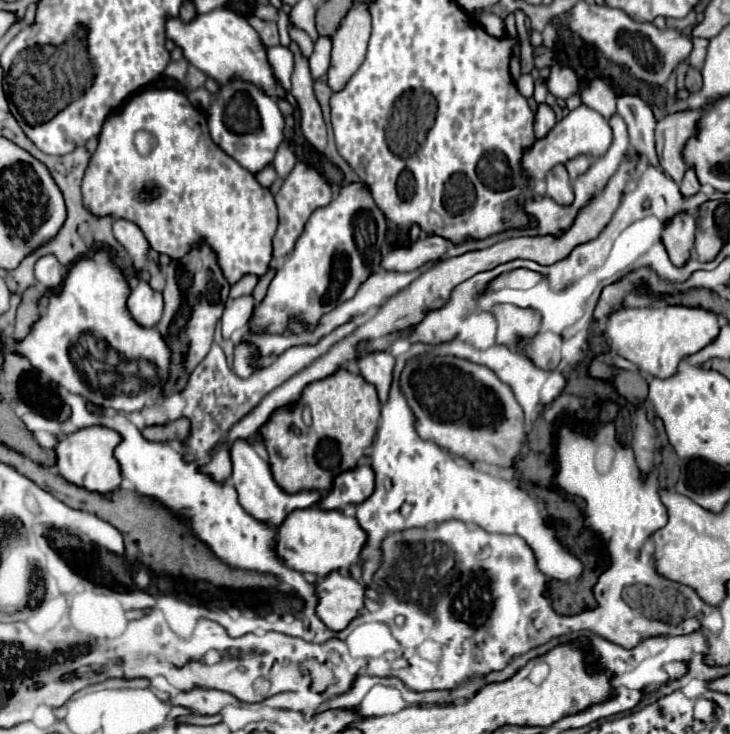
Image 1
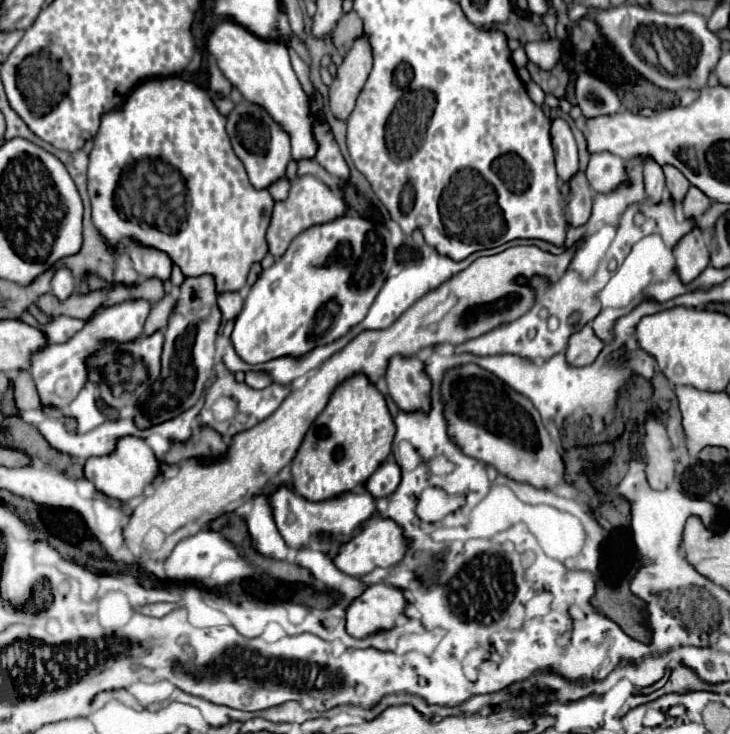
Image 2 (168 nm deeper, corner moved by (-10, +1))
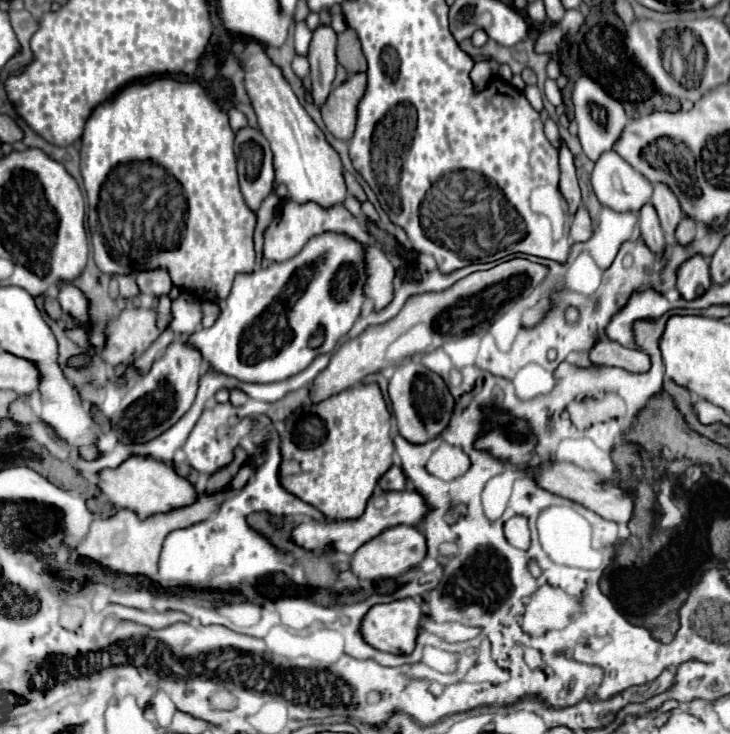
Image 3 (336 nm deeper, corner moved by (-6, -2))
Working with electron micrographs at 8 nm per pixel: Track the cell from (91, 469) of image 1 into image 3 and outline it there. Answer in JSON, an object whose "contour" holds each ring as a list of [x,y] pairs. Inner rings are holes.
{"contour":[[[130,456],[118,468],[104,468],[98,472],[98,488],[118,508],[130,508],[140,518],[168,512],[172,508],[188,506],[196,500],[196,488],[182,476],[178,476],[168,464],[156,462],[156,458]]]}

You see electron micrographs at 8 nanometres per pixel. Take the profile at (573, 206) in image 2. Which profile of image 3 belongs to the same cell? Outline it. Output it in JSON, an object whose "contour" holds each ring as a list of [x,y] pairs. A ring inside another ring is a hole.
{"contour":[[[580,206],[580,210],[576,210],[572,226],[570,226],[570,238],[572,242],[584,242],[592,236],[592,220],[590,214],[584,206]]]}

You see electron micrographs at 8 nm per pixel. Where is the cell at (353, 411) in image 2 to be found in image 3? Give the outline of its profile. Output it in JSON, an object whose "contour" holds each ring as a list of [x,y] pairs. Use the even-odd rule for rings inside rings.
{"contour":[[[358,384],[336,396],[330,396],[328,400],[322,400],[320,404],[306,406],[300,414],[300,420],[292,424],[288,432],[280,434],[282,436],[280,448],[282,448],[284,462],[296,460],[302,468],[302,472],[294,476],[282,474],[280,478],[282,486],[294,496],[298,496],[300,500],[318,508],[328,520],[358,518],[364,512],[366,500],[370,498],[380,476],[392,466],[394,444],[390,436],[390,428],[392,428],[390,420],[392,418],[390,418],[390,412],[386,408],[386,402],[382,398],[378,384]]]}

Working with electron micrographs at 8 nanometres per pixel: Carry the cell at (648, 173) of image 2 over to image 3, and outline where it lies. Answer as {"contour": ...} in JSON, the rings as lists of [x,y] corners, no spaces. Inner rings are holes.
{"contour":[[[644,204],[640,208],[640,236],[648,244],[648,248],[654,252],[662,252],[666,248],[664,232],[652,204]]]}

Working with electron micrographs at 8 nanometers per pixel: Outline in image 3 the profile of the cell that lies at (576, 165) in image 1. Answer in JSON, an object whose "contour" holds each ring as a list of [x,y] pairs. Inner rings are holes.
{"contour":[[[614,150],[596,160],[590,182],[600,204],[616,212],[638,212],[652,196],[652,184]]]}

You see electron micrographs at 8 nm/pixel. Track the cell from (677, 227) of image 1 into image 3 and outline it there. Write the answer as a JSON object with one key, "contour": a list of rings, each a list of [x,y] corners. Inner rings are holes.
{"contour":[[[694,254],[692,258],[688,258],[686,262],[680,264],[676,286],[678,286],[678,292],[682,298],[686,298],[686,300],[698,298],[710,288],[710,284],[712,284],[712,280],[710,280],[708,262],[702,254]]]}

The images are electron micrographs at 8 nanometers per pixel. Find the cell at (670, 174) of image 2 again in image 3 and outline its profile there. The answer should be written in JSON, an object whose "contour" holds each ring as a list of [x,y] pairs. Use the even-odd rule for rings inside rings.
{"contour":[[[662,182],[654,184],[654,194],[652,194],[652,206],[656,208],[658,212],[658,218],[660,218],[660,224],[662,224],[662,230],[672,236],[678,222],[682,220],[684,212],[680,210],[680,202],[678,198],[672,194],[672,190],[668,190],[668,186],[664,186]]]}

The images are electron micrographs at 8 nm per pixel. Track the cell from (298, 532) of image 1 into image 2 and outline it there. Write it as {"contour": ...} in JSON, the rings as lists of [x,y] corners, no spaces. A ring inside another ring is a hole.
{"contour":[[[372,515],[362,531],[348,543],[344,543],[338,553],[336,553],[336,567],[348,575],[354,575],[354,577],[364,577],[368,575],[370,571],[378,569],[378,567],[392,567],[396,563],[402,561],[404,553],[408,549],[408,539],[402,531],[402,527],[392,521],[392,519],[386,519],[386,517],[380,517],[380,515]]]}

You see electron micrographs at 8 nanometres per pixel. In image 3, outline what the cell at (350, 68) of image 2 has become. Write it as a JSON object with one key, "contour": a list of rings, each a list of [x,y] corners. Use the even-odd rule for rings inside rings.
{"contour":[[[350,74],[346,82],[342,82],[322,106],[322,120],[330,134],[340,140],[350,140],[356,128],[356,106],[364,96],[366,74]]]}

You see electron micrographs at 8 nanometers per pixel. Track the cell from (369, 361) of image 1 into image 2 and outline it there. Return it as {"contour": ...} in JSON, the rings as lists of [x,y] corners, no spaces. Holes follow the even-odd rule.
{"contour":[[[396,355],[396,359],[392,359],[392,363],[388,365],[386,383],[390,397],[402,411],[430,411],[432,381],[424,369],[424,363],[418,357],[400,359],[400,355]]]}

